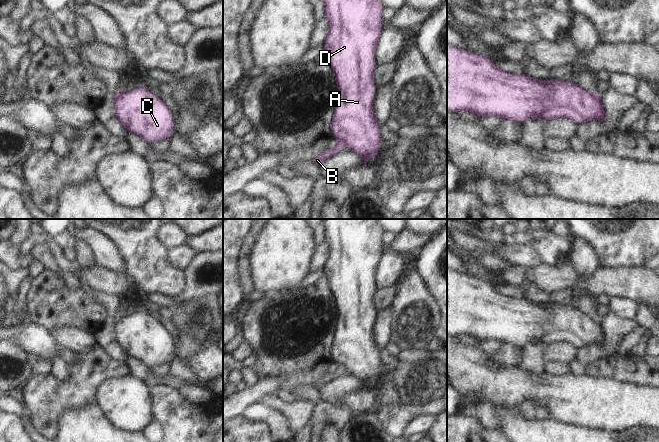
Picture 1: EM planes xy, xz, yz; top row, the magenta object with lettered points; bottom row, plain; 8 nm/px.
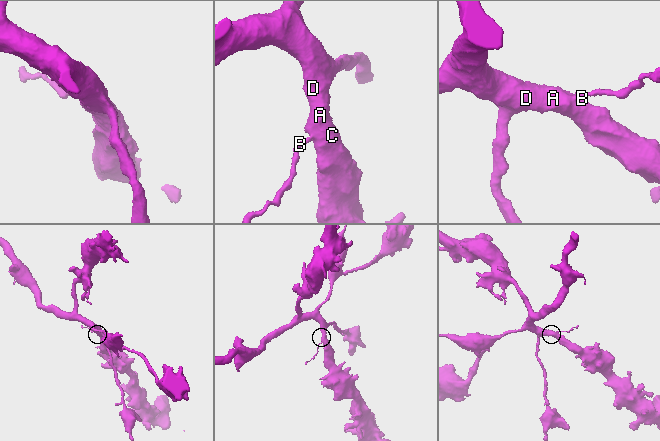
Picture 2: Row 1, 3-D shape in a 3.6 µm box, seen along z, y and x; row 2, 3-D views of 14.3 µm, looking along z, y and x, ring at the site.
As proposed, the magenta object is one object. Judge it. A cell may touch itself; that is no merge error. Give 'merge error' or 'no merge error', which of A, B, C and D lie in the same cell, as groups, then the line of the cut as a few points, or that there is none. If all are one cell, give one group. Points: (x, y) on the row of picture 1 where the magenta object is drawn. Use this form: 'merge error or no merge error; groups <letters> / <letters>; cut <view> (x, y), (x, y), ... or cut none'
merge error; groups A C D / B; cut xz (339, 141), (345, 144)

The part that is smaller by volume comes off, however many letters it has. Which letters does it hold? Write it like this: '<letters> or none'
B

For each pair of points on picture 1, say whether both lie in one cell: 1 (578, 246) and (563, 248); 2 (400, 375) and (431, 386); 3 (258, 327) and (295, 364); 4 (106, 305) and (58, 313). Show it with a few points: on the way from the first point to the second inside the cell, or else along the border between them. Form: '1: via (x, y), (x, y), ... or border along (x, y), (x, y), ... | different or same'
1: border along (572, 239), (572, 248), (567, 258) | different
2: via (408, 377), (415, 382), (423, 382) | same
3: via (270, 329), (279, 336), (279, 341), (290, 352) | same
4: via (94, 311), (70, 311) | same

